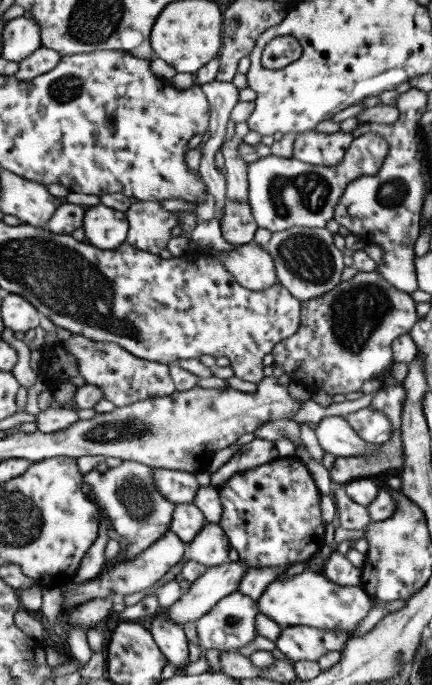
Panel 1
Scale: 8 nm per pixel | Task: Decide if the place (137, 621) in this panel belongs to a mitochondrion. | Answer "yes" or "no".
no

